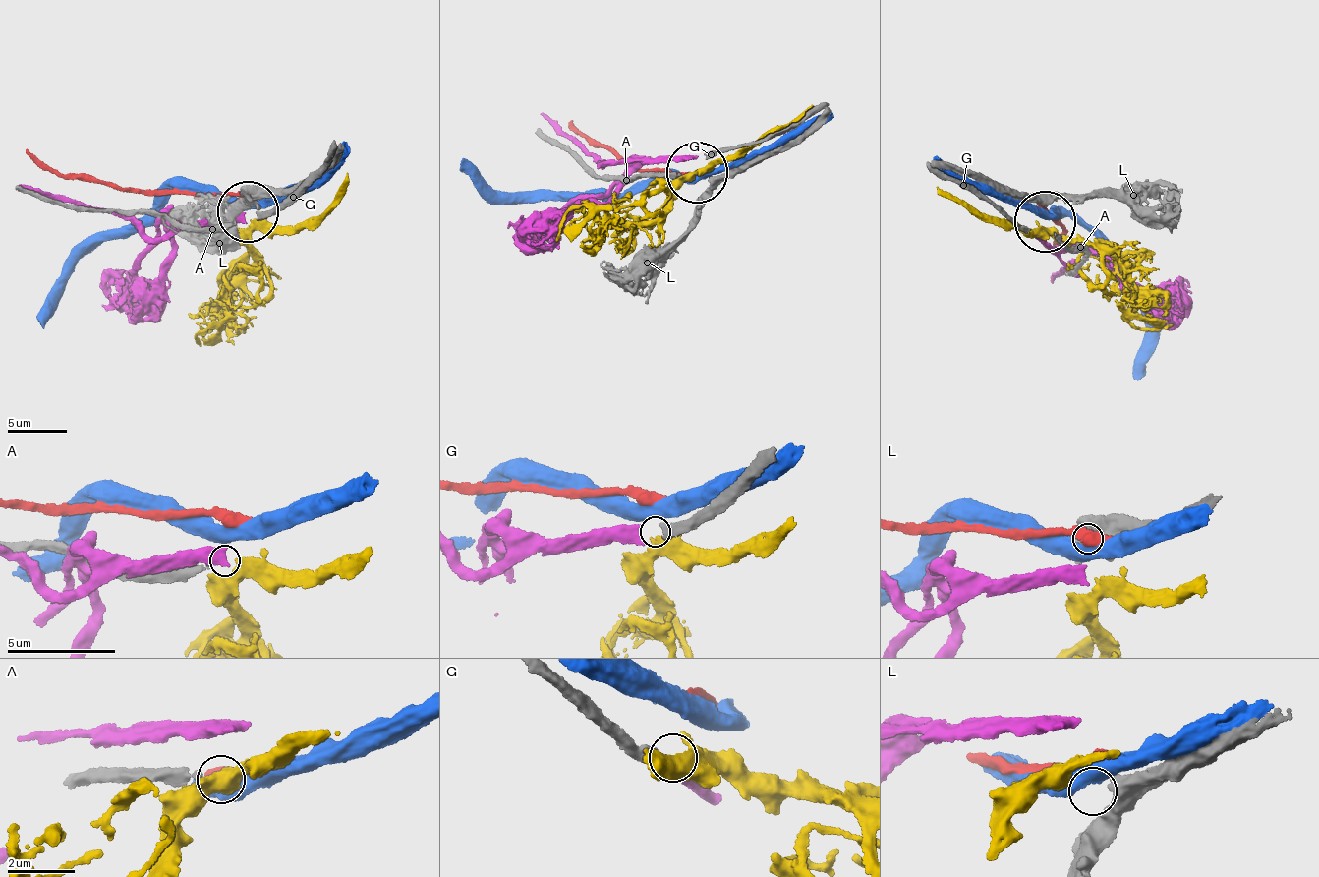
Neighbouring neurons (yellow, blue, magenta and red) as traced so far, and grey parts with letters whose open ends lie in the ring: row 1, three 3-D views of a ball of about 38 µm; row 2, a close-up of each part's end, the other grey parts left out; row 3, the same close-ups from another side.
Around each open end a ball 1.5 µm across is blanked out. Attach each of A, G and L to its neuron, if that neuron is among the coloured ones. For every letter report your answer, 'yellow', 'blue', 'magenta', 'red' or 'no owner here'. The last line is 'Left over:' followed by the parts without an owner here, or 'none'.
A: yellow
G: magenta
L: no owner here
Left over: L

